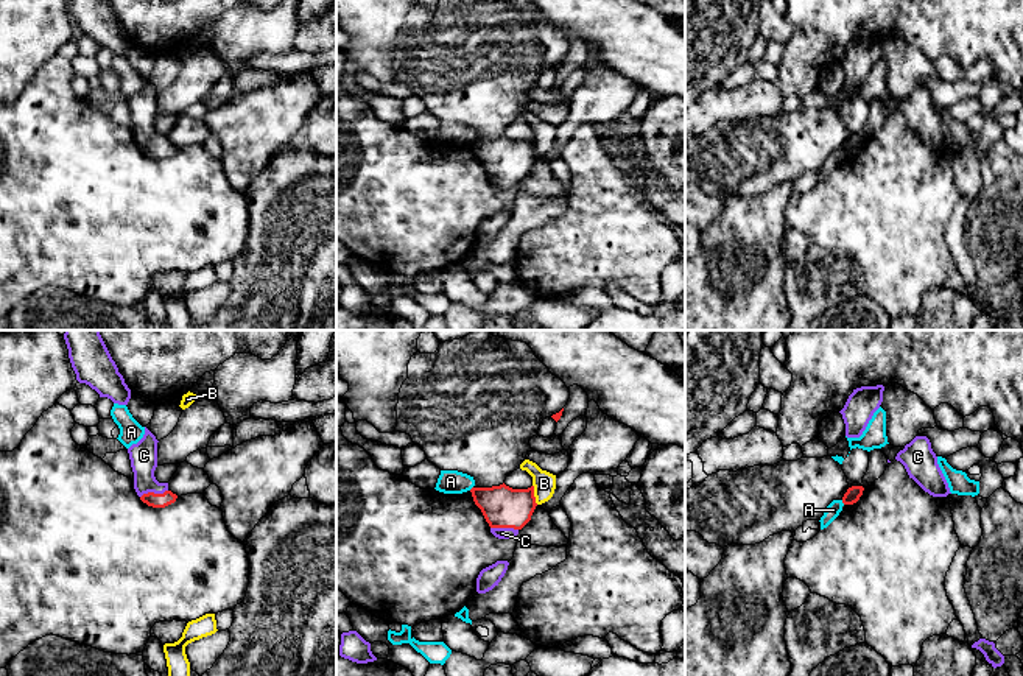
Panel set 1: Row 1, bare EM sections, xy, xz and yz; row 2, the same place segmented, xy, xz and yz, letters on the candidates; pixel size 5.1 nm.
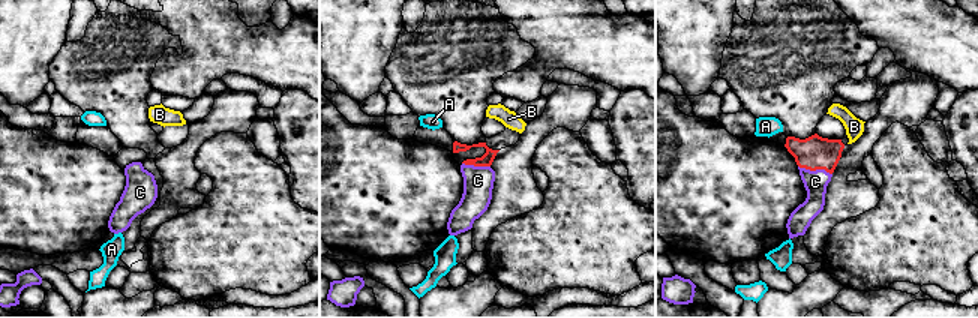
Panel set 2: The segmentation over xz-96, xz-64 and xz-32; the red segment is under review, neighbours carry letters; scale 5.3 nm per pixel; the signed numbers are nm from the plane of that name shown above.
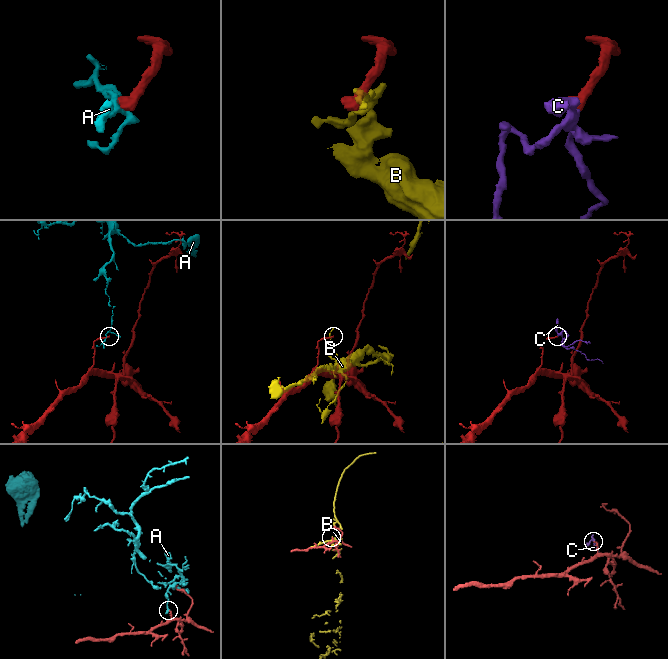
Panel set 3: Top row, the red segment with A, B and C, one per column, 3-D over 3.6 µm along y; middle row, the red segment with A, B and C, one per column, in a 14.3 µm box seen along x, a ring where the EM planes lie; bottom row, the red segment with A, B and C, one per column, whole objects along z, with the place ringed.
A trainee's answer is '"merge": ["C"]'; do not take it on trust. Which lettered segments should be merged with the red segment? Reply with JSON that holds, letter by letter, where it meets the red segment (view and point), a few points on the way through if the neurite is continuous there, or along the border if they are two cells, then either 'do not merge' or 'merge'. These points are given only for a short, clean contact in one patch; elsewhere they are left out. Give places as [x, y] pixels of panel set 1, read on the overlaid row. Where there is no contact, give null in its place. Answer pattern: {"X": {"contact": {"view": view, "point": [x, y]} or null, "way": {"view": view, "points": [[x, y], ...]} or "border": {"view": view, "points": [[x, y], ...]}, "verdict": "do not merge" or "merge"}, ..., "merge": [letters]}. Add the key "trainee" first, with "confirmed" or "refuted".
{"trainee": "confirmed", "A": {"contact": {"view": "yz", "point": [843, 502]}, "border": {"view": "yz", "points": [[841, 500], [844, 503]]}, "verdict": "do not merge"}, "B": {"contact": {"view": "xz", "point": [533, 494]}, "border": {"view": "xz", "points": [[533, 485], [537, 503]]}, "verdict": "do not merge"}, "C": {"contact": {"view": "xy", "point": [153, 492]}, "way": {"view": "xy", "points": [[156, 500], [153, 492], [144, 480], [144, 455]]}, "verdict": "merge"}, "merge": ["C"]}

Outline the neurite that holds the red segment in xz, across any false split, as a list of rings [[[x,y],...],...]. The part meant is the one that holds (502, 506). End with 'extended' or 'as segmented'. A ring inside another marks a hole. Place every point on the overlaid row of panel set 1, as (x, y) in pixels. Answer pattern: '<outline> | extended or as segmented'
[[[503,483],[492,488],[472,488],[470,492],[489,523],[490,533],[498,539],[515,537],[531,520],[537,506],[534,486],[512,489]]] | extended

